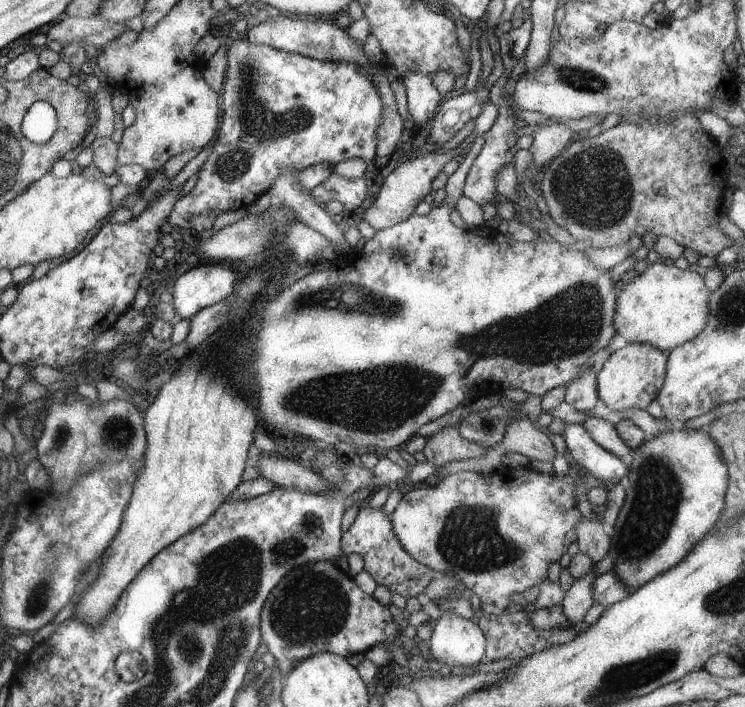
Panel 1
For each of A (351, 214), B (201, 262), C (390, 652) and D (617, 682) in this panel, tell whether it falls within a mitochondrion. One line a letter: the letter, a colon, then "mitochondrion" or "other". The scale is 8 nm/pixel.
A: other
B: other
C: other
D: mitochondrion

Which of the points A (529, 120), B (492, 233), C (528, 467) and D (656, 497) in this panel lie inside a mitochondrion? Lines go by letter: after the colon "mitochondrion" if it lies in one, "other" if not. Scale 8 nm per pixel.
A: other
B: other
C: other
D: mitochondrion

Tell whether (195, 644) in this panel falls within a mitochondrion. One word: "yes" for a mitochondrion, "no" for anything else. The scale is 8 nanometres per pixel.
yes

